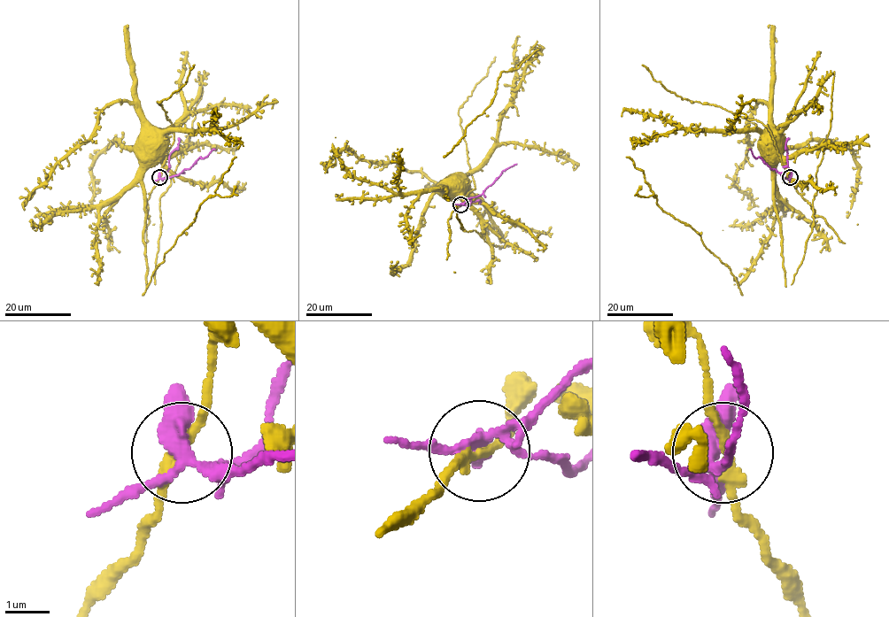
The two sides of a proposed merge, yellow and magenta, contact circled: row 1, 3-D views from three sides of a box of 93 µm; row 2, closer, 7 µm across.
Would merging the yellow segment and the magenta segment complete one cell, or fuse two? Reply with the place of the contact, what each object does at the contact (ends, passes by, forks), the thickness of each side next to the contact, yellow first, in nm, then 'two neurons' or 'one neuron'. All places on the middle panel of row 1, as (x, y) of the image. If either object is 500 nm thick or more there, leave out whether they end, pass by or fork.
at (460, 204); yellow passes by; magenta forks there; 240 nm thick on the yellow side, 280 nm on the other; two neurons

